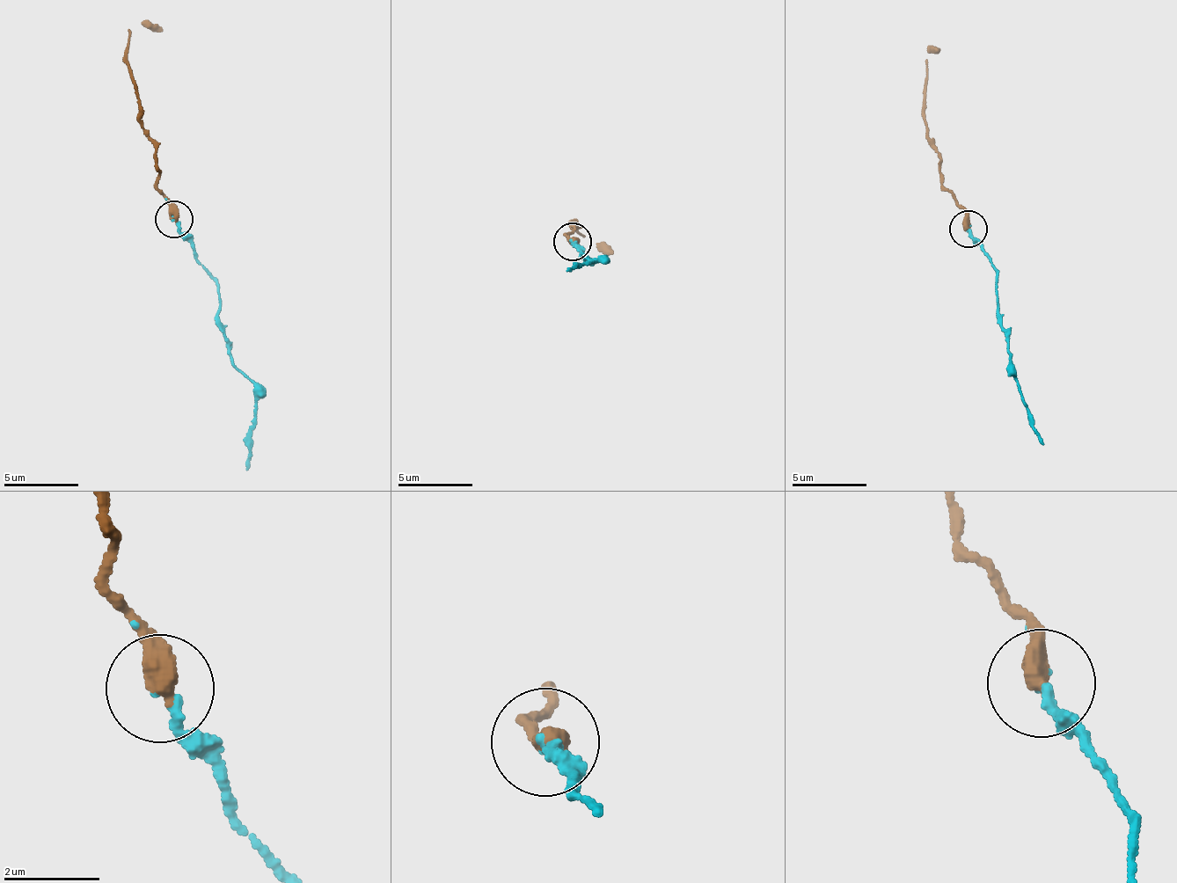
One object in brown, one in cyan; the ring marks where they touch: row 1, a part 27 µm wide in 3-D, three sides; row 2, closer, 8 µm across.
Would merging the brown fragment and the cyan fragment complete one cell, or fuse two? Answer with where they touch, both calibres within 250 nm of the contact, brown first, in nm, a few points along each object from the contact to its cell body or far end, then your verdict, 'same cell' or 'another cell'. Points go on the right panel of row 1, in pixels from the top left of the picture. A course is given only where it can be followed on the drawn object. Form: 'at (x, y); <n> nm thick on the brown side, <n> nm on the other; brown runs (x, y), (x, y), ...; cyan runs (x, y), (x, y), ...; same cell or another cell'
at (968, 229); 480 nm thick on the brown side, 130 nm on the other; brown runs (967, 228), (968, 214), (944, 188), (940, 163), (928, 126), (924, 90), (927, 48), (939, 52); cyan runs (970, 228), (996, 273), (998, 322), (1012, 365), (1016, 390), (1041, 444); same cell

